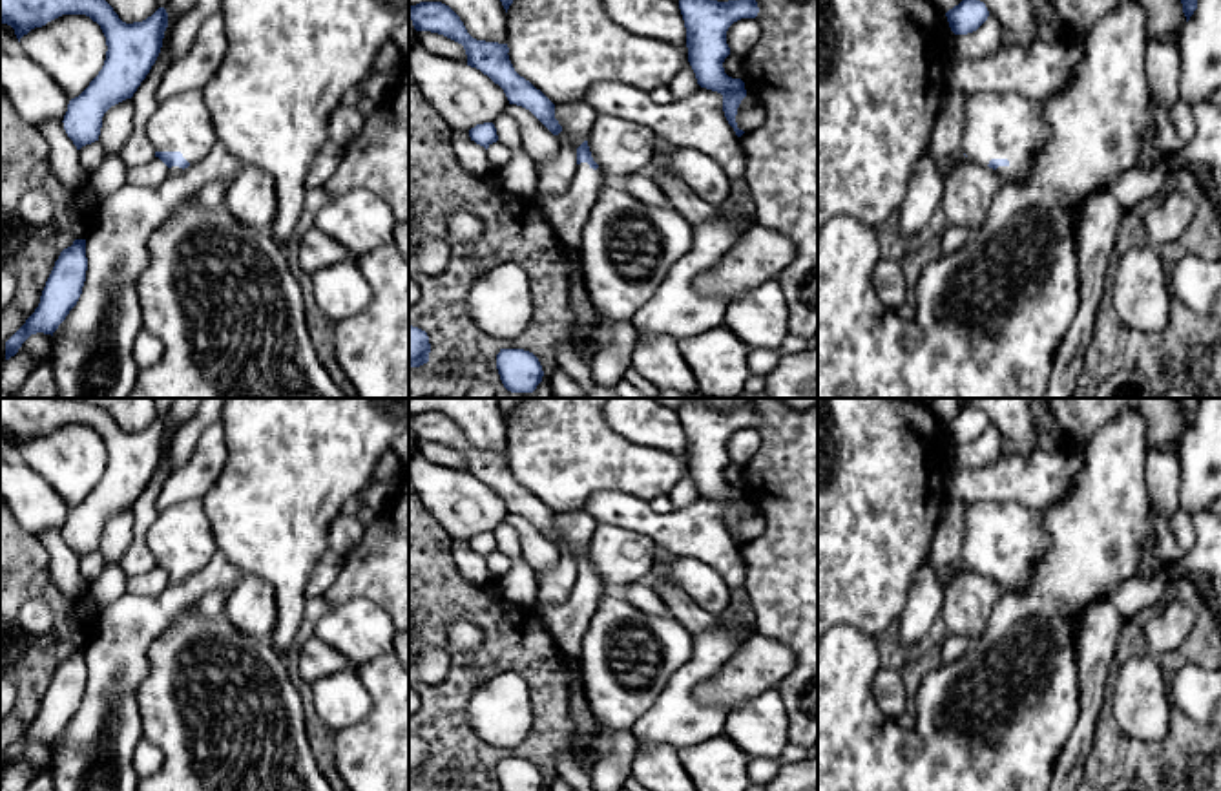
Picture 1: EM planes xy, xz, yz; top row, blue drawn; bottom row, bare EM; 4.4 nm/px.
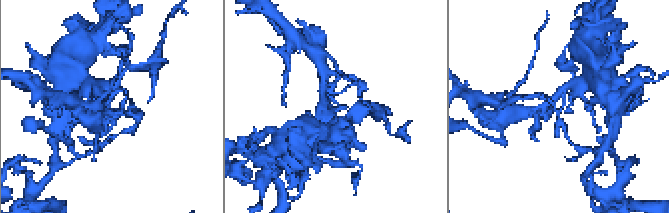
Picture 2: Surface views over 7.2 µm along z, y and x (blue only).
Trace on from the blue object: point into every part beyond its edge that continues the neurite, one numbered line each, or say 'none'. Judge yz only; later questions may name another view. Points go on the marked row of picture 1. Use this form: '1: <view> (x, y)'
1: yz (997, 125)

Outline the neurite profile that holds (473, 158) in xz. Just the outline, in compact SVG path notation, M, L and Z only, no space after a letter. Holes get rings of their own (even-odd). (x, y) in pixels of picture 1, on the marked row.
M451 132L451 146L460 166L471 175L487 177L493 174L485 148L476 144L467 132Z

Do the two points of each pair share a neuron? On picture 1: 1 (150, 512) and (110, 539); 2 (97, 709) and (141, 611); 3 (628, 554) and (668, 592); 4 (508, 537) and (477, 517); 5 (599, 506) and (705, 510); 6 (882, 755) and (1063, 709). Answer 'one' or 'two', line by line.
1: two
2: one
3: two
4: two
5: one
6: one

